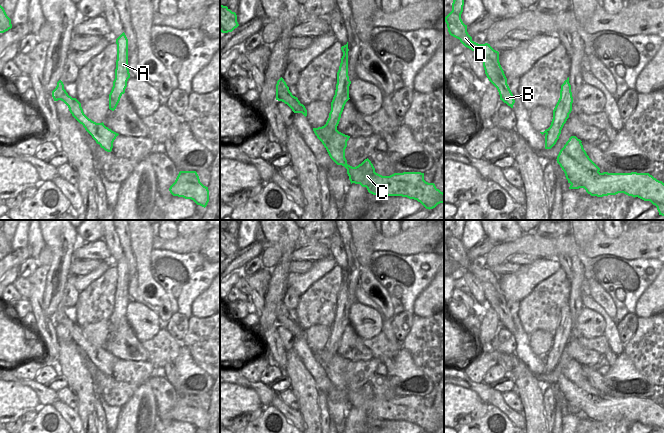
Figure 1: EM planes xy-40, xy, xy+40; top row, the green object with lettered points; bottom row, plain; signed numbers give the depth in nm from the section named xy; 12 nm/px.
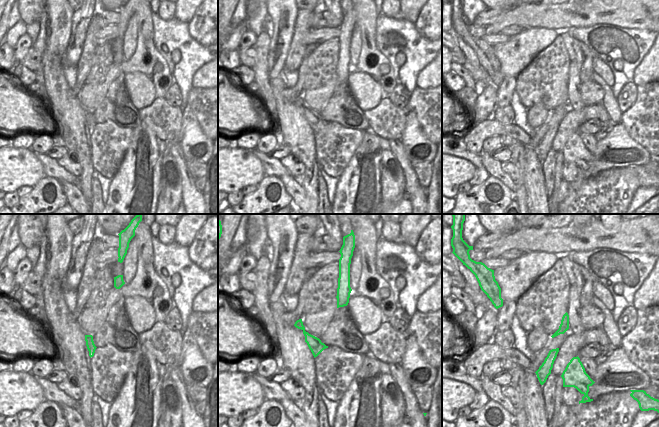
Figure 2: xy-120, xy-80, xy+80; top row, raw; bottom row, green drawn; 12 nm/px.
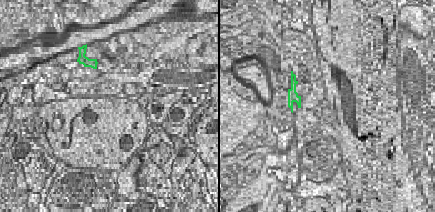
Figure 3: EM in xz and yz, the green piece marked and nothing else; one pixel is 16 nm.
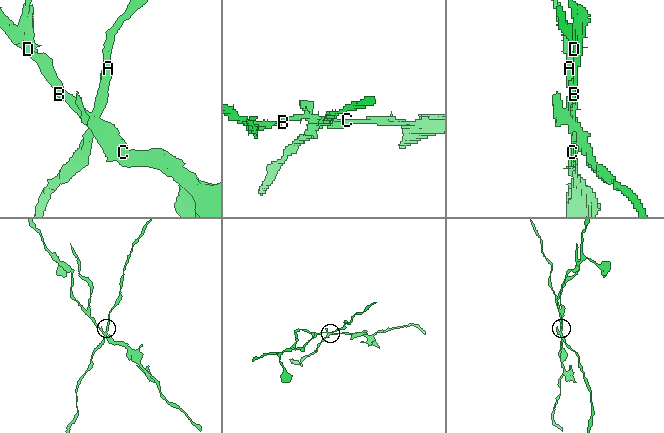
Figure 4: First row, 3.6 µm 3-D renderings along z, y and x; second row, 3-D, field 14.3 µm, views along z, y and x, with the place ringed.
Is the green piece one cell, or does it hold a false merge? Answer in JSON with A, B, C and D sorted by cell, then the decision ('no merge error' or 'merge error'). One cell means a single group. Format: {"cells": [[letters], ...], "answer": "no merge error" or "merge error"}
{"cells": [["A"], ["B", "C", "D"]], "answer": "merge error"}

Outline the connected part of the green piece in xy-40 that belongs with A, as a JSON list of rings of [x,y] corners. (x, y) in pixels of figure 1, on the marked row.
[[[123,32],[117,39],[117,60],[115,69],[115,79],[109,94],[109,109],[114,111],[125,93],[127,81],[130,78],[128,69],[128,39]]]

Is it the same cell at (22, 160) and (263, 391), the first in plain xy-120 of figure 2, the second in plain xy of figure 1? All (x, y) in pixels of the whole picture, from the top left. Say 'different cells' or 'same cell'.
different cells

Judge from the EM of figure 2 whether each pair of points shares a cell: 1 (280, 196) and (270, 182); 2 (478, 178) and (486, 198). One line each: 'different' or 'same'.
1: same
2: different

